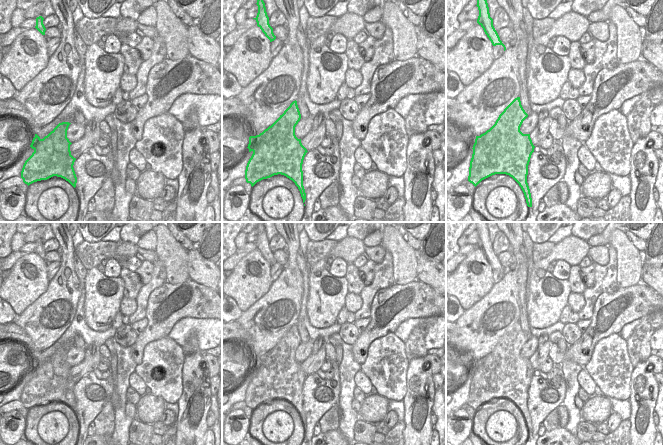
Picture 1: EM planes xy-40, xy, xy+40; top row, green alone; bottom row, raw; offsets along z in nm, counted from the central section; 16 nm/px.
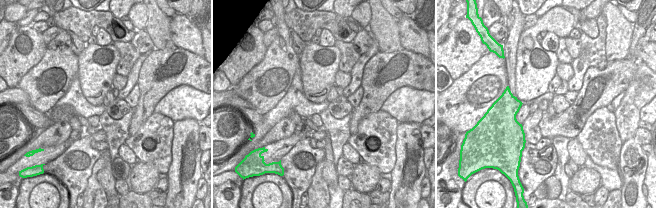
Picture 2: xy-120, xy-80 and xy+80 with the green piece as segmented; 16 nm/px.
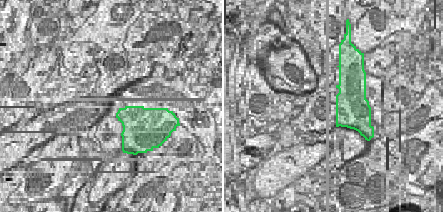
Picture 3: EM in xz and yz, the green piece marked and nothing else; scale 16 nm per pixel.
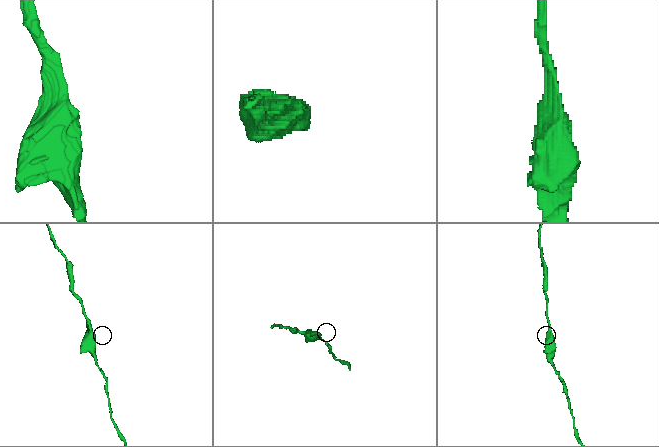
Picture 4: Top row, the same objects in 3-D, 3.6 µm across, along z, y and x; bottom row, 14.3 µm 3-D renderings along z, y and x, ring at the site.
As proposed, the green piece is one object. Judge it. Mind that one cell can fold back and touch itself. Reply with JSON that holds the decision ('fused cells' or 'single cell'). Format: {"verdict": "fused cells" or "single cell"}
{"verdict": "fused cells"}

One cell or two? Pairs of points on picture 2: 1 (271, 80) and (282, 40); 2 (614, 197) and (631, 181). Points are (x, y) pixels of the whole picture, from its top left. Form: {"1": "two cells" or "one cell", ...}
{"1": "one cell", "2": "two cells"}

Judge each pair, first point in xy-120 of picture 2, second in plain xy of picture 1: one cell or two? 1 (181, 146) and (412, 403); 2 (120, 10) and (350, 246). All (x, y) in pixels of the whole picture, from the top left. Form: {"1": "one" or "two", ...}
{"1": "one", "2": "two"}

